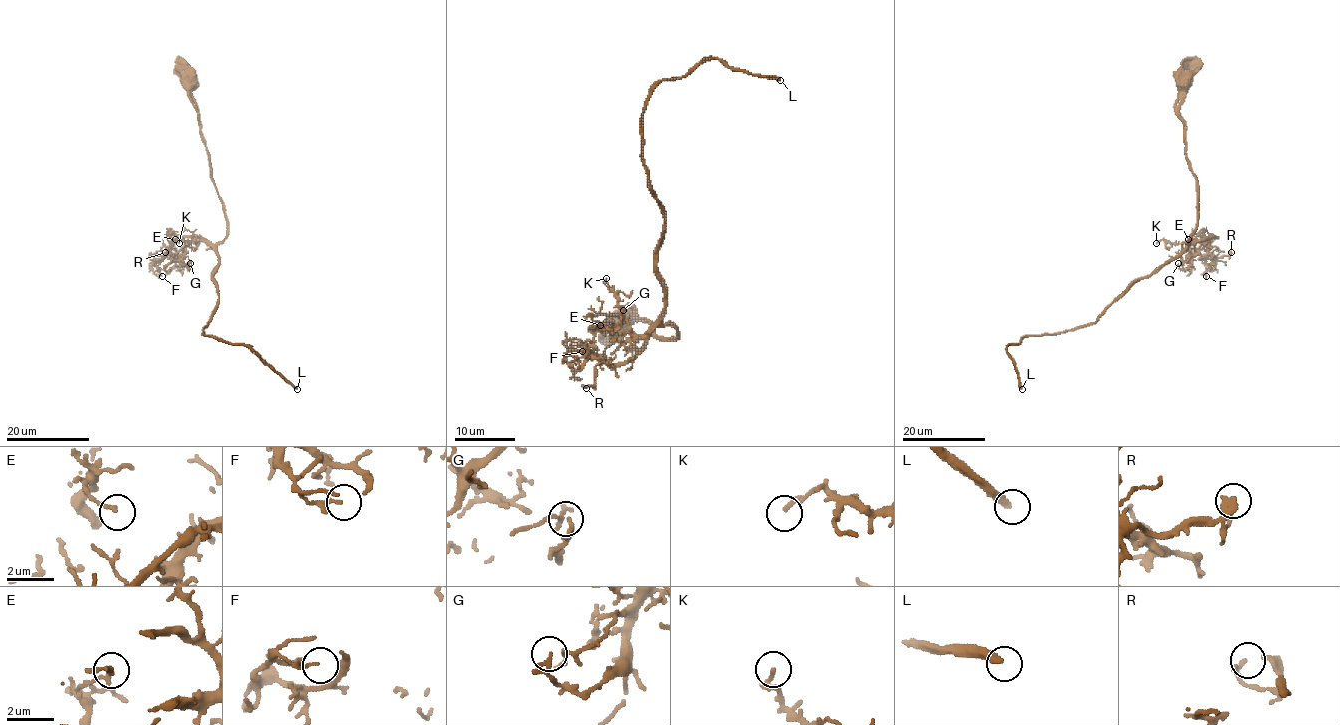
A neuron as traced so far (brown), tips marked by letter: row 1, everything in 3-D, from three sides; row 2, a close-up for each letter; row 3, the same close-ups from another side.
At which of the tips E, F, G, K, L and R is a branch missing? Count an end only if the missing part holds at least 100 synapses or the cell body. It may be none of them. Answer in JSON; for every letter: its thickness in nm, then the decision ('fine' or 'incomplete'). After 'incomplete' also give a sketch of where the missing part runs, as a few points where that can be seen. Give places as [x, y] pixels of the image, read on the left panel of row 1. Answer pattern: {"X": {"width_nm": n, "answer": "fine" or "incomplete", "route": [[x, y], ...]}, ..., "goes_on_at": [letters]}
{"E": {"width_nm": 160, "answer": "fine"}, "F": {"width_nm": 150, "answer": "fine"}, "G": {"width_nm": 120, "answer": "fine"}, "K": {"width_nm": 160, "answer": "fine"}, "L": {"width_nm": 300, "answer": "incomplete"}, "R": {"width_nm": 160, "answer": "fine"}, "goes_on_at": ["L"]}

